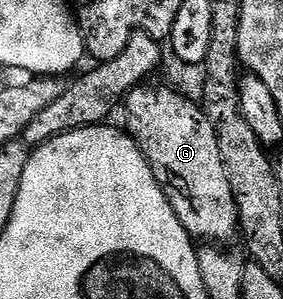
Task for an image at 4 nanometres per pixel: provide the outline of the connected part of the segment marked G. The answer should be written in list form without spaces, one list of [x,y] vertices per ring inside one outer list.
[[[139,86],[133,88],[131,92],[126,93],[124,97],[124,108],[126,104],[126,124],[125,131],[130,133],[130,137],[138,143],[138,148],[144,154],[144,158],[148,162],[148,166],[152,170],[152,174],[156,178],[156,182],[164,190],[164,194],[168,198],[168,202],[172,206],[172,210],[176,214],[176,218],[180,218],[180,226],[184,226],[184,230],[190,235],[190,239],[195,242],[209,242],[214,246],[229,245],[229,240],[239,235],[238,226],[238,207],[236,206],[236,198],[232,194],[232,185],[228,183],[228,174],[224,171],[224,158],[220,158],[220,142],[216,138],[216,130],[212,126],[212,122],[208,122],[208,118],[202,113],[201,107],[197,103],[194,104],[190,100],[185,100],[178,92],[173,92],[170,88],[146,88],[147,86]]]

